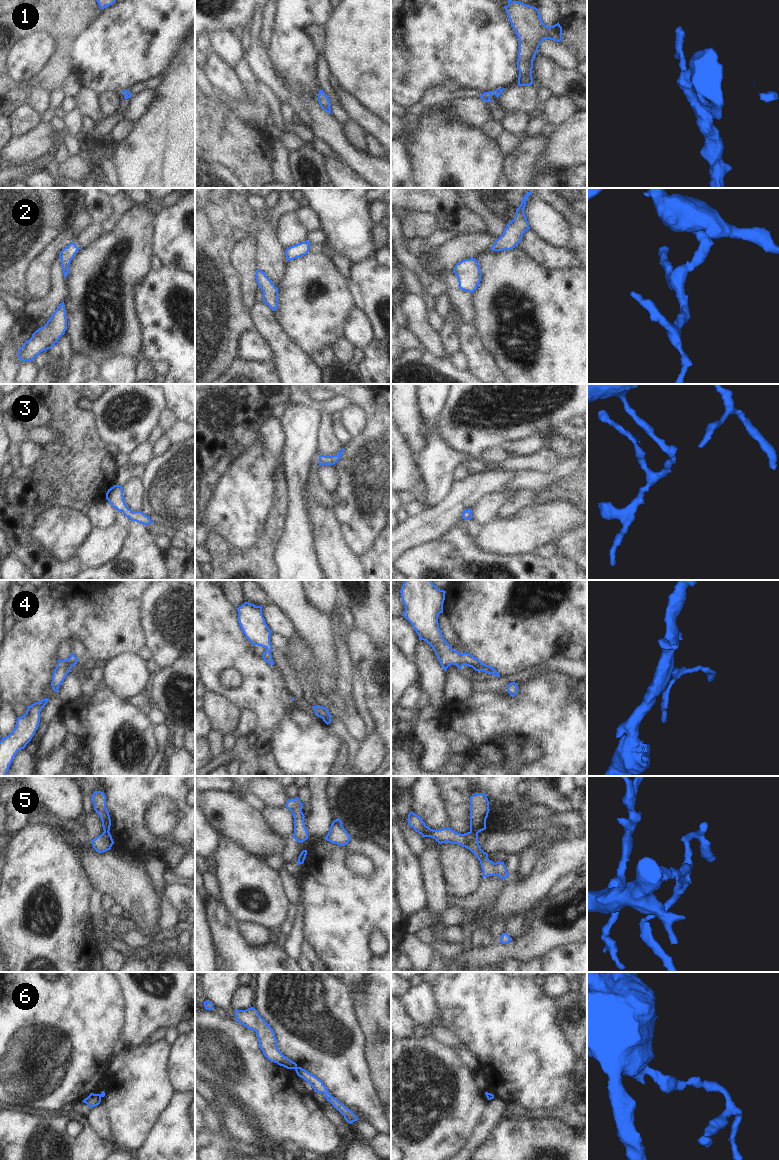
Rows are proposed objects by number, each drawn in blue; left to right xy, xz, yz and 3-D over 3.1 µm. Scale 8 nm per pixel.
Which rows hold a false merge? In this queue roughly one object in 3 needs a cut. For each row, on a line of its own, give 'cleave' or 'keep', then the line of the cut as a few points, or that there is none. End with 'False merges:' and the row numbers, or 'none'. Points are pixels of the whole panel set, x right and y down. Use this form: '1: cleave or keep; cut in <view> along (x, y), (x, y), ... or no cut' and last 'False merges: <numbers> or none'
1: keep; no cut
2: keep; no cut
3: keep; no cut
4: keep; no cut
5: cleave; cut in yz along (470, 831), (477, 833)
6: cleave; cut in xz along (296, 1066), (294, 1068)
False merges: 5, 6

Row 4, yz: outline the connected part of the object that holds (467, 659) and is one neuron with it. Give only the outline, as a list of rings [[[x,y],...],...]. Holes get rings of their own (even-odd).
[[[405,580],[400,590],[405,605],[404,616],[413,626],[419,640],[426,641],[434,650],[444,671],[454,664],[460,670],[466,665],[475,671],[484,671],[500,677],[491,666],[482,663],[470,653],[459,653],[443,638],[438,615],[443,613],[446,591],[438,589],[431,580]]]

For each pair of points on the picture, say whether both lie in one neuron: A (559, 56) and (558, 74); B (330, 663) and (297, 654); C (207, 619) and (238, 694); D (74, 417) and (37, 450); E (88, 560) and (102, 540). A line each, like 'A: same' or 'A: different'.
A: different
B: different
C: same
D: different
E: same

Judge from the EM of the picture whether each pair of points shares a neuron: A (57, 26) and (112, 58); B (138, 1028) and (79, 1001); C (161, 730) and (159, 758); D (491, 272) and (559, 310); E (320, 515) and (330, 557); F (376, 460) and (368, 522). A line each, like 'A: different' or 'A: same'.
A: different
B: different
C: same
D: same
E: same
F: same

